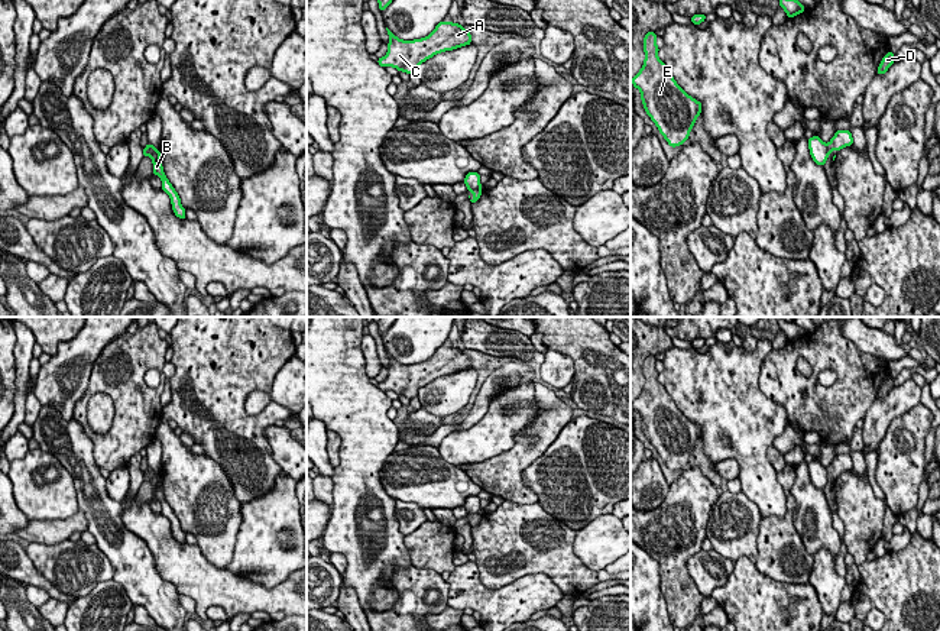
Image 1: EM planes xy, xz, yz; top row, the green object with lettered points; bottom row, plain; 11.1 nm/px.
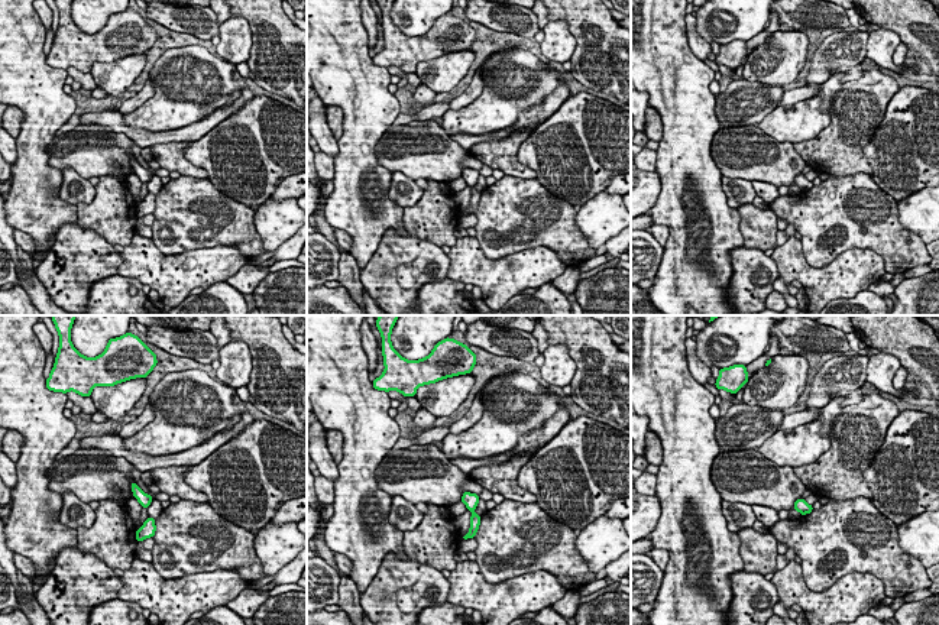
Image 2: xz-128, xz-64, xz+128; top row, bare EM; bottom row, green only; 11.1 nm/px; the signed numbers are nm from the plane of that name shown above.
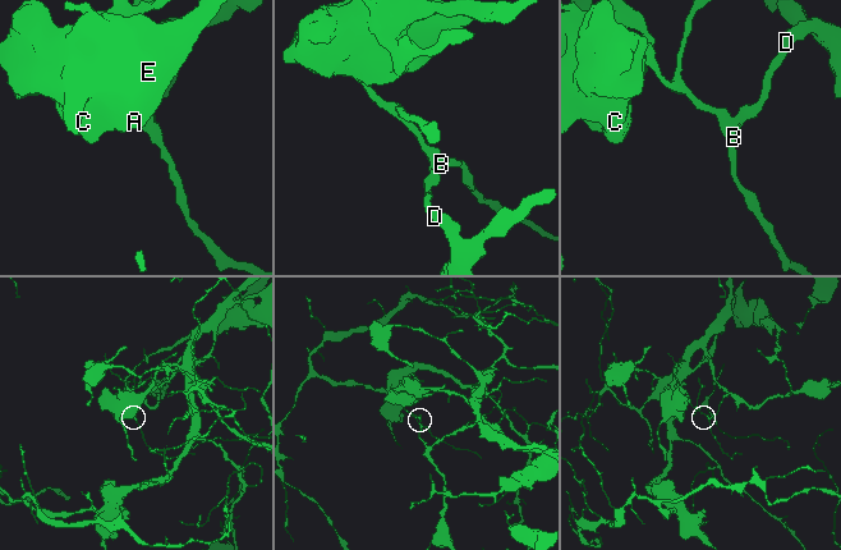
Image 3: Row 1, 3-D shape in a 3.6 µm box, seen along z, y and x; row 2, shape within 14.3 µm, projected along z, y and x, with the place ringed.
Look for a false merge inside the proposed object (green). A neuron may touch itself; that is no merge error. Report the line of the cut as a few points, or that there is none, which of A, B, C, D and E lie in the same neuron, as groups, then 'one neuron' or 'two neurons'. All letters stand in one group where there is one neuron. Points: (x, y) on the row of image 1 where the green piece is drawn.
cut in yz along (826, 145), (827, 155); A B C E / D; two neurons

